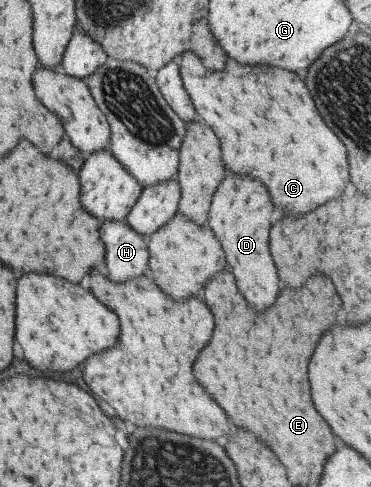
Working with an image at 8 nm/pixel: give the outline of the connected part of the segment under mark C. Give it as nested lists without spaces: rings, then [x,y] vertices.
[[[194,53],[179,57],[178,64],[195,110],[220,139],[226,167],[264,183],[282,213],[304,215],[342,195],[348,183],[346,147],[326,127],[296,73],[266,65],[240,65],[232,59],[226,69],[210,73]]]

